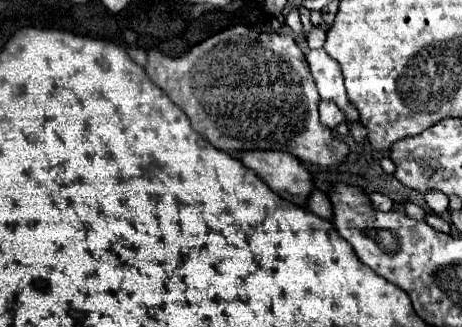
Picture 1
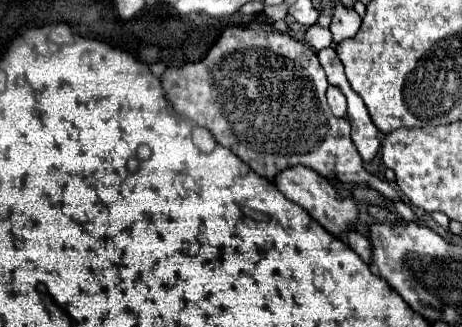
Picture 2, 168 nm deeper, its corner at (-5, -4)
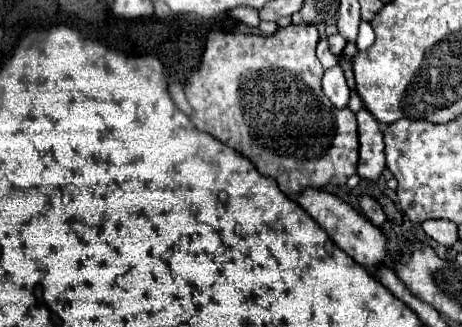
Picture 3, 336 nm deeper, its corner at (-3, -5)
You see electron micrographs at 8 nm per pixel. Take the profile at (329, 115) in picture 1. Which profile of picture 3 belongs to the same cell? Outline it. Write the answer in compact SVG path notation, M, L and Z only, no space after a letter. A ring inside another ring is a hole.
M334 66L332 70L324 72L322 88L324 88L324 94L328 96L328 100L336 108L346 108L350 92L348 92L348 86L346 86L346 80L344 80L344 72L342 72L340 66Z

